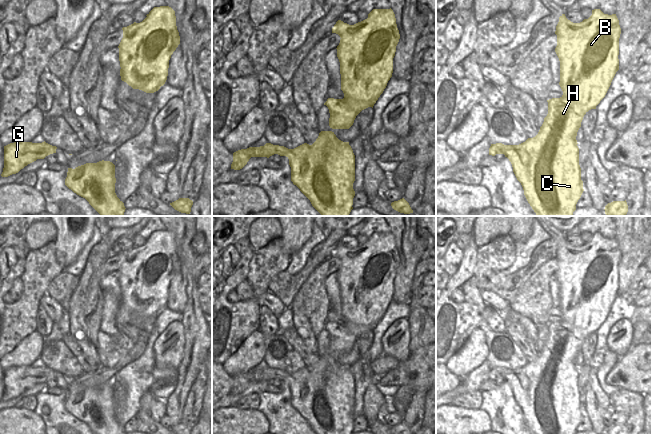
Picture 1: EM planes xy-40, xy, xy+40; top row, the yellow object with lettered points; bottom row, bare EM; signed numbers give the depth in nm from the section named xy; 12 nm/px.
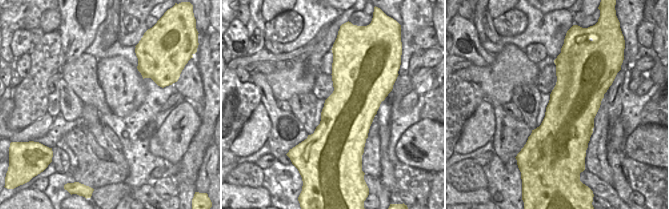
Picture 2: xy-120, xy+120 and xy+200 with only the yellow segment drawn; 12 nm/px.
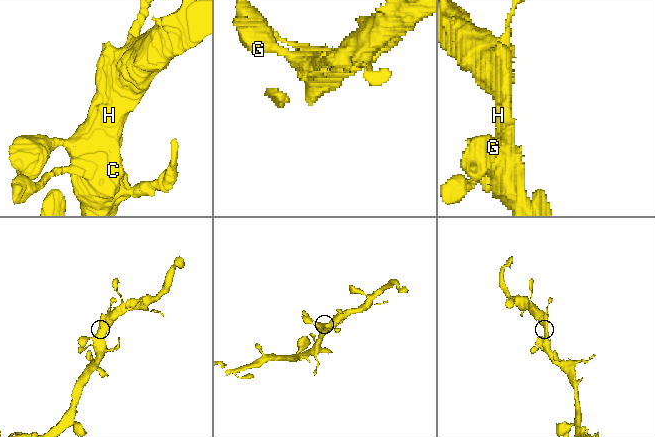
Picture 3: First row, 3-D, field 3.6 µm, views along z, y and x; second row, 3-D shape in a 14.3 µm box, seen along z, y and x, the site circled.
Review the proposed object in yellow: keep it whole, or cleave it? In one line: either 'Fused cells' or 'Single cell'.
Single cell.

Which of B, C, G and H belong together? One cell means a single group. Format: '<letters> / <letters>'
B C G H

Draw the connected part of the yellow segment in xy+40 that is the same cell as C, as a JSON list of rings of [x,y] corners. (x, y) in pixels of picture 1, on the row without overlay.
[[[600,233],[592,234],[592,239],[580,247],[568,244],[565,238],[559,241],[555,258],[557,270],[555,276],[560,285],[560,306],[563,315],[560,322],[552,322],[548,326],[548,338],[538,358],[528,362],[519,369],[491,368],[489,379],[504,378],[512,388],[513,396],[521,407],[524,419],[533,434],[576,434],[576,428],[584,413],[579,389],[579,372],[577,356],[581,351],[584,339],[605,321],[611,306],[619,294],[619,262],[621,252],[616,238],[604,238]]]

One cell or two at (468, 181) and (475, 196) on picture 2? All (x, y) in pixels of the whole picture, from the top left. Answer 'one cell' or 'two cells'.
two cells

